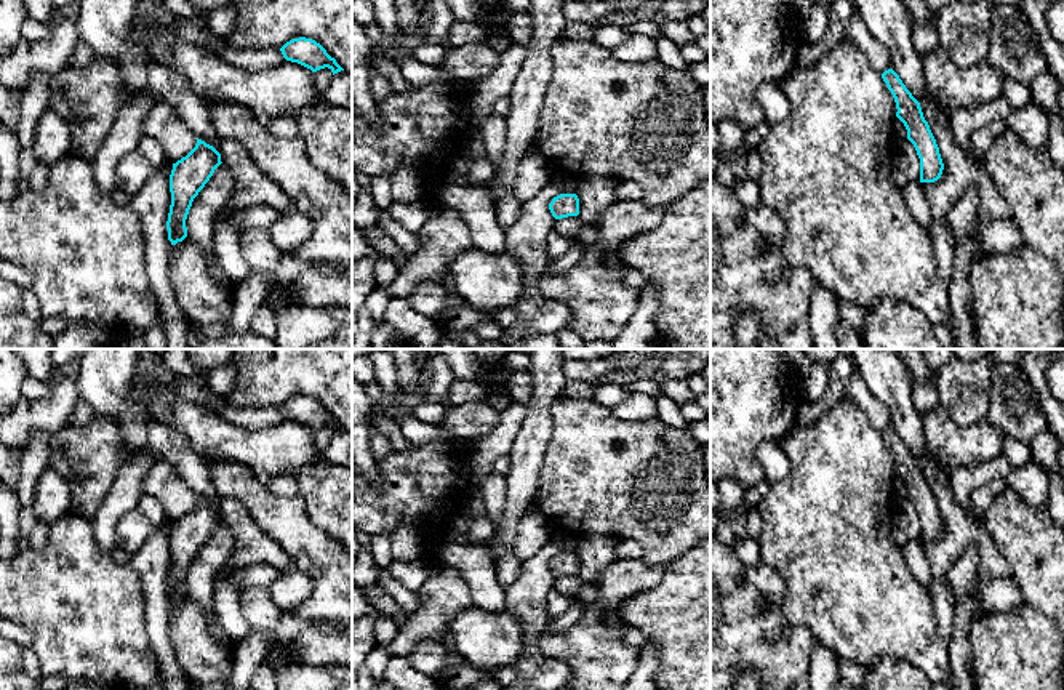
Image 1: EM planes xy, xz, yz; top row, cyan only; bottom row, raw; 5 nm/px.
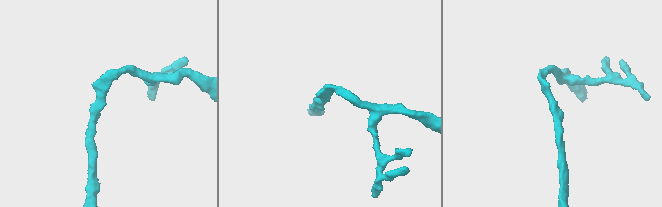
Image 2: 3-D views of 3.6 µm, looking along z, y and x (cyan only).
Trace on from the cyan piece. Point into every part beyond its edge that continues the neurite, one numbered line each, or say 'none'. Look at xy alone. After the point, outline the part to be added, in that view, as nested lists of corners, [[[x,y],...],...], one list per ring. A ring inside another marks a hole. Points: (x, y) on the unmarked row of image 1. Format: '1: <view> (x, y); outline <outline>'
none

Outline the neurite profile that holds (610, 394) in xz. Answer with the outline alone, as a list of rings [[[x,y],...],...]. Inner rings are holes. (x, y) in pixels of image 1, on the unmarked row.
[[[614,383],[606,384],[595,384],[592,399],[610,410],[619,405],[629,392],[624,389],[624,386],[618,386]]]

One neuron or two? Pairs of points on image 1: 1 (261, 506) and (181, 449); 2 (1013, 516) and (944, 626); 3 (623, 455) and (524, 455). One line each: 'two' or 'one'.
1: two
2: two
3: two

